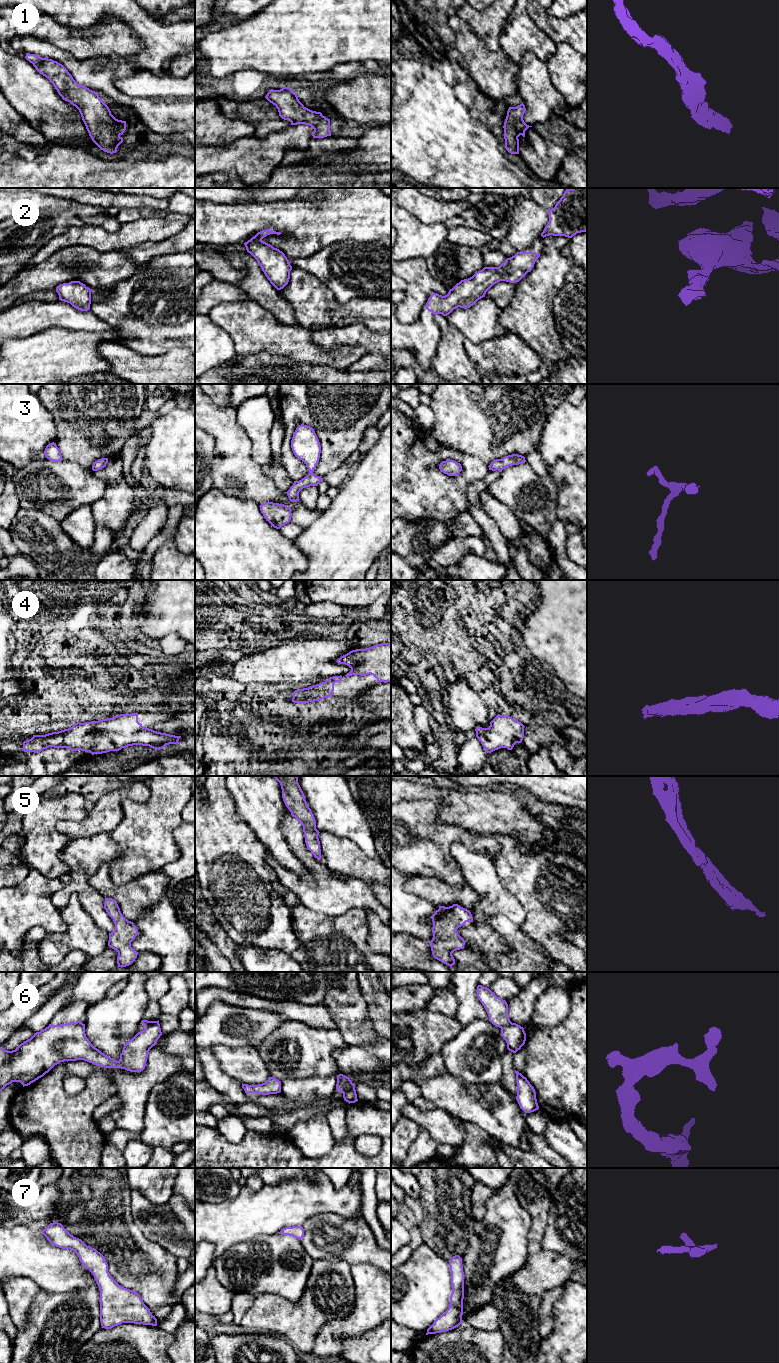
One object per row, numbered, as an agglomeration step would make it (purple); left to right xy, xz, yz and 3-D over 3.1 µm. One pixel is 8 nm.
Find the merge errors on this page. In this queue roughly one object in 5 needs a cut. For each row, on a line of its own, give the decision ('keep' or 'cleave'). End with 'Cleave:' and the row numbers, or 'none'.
1: keep
2: keep
3: keep
4: keep
5: keep
6: cleave
7: keep
Cleave: 6

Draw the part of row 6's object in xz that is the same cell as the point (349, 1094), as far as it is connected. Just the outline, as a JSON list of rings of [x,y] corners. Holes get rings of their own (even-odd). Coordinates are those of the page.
[[[355,1087],[346,1088],[343,1092],[343,1098],[346,1102],[355,1103],[358,1101]]]

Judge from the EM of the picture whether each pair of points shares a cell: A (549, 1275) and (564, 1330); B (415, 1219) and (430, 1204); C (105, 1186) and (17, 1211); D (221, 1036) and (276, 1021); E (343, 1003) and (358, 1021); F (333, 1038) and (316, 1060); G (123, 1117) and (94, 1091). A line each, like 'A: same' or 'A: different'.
A: different
B: different
C: different
D: same
E: same
F: same
G: different

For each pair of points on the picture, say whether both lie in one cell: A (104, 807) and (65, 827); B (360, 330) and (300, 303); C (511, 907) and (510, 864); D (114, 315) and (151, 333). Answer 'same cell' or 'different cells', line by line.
A: same cell
B: different cells
C: different cells
D: same cell

